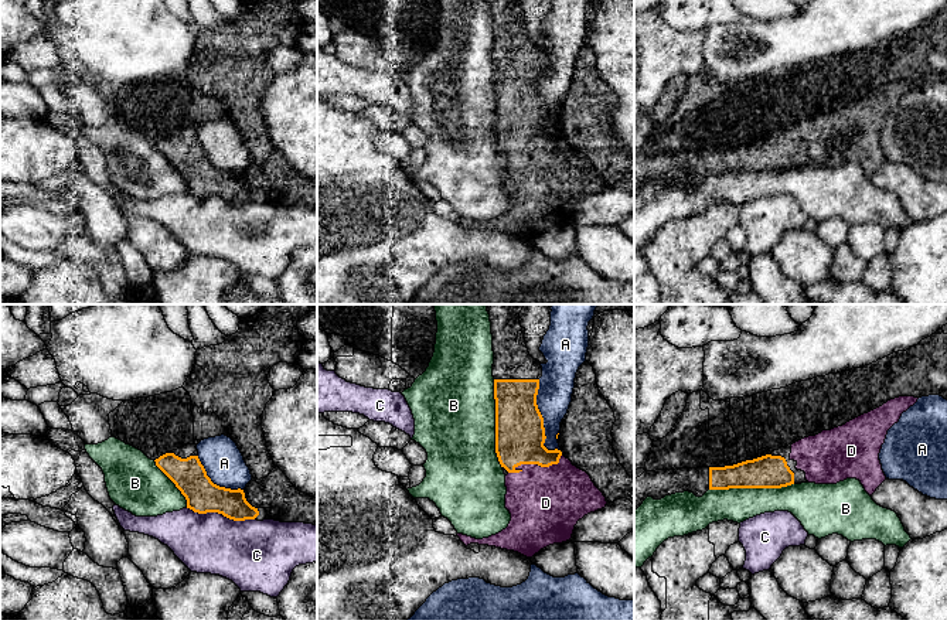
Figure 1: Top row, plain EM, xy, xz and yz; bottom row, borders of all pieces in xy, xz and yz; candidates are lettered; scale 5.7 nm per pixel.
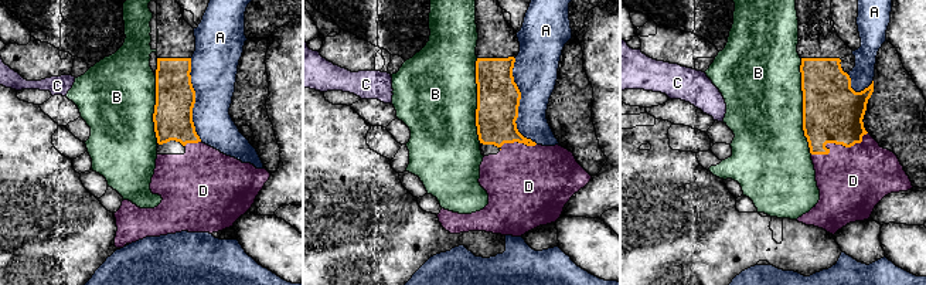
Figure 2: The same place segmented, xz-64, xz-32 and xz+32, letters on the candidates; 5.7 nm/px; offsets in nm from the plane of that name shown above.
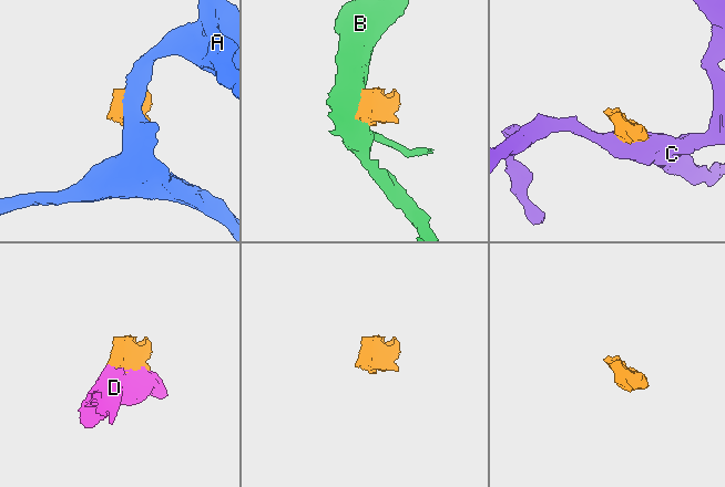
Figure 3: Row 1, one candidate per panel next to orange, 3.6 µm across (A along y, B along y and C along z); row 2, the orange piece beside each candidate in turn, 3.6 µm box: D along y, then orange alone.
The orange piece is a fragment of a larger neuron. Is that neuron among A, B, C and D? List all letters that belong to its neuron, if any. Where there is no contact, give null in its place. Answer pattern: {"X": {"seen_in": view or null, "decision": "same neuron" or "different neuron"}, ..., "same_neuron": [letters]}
{"A": {"seen_in": "xz", "decision": "different neuron"}, "B": {"seen_in": "xz", "decision": "different neuron"}, "C": {"seen_in": "xy", "decision": "different neuron"}, "D": {"seen_in": "xz", "decision": "same neuron"}, "same_neuron": ["D"]}

